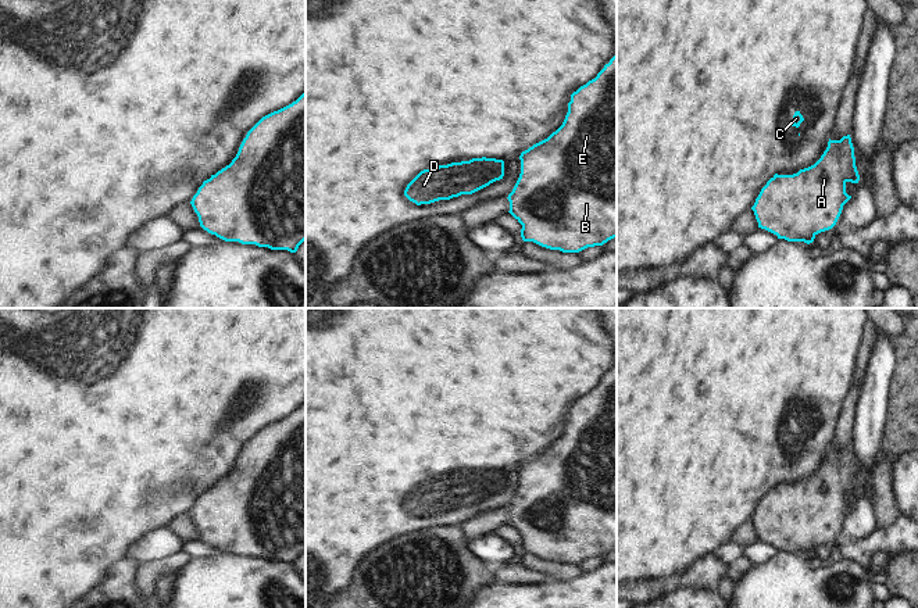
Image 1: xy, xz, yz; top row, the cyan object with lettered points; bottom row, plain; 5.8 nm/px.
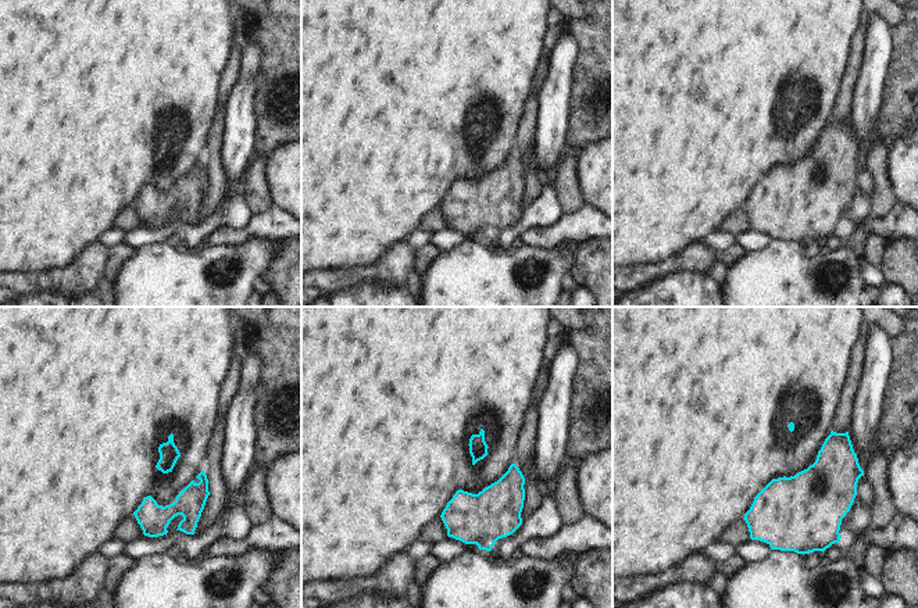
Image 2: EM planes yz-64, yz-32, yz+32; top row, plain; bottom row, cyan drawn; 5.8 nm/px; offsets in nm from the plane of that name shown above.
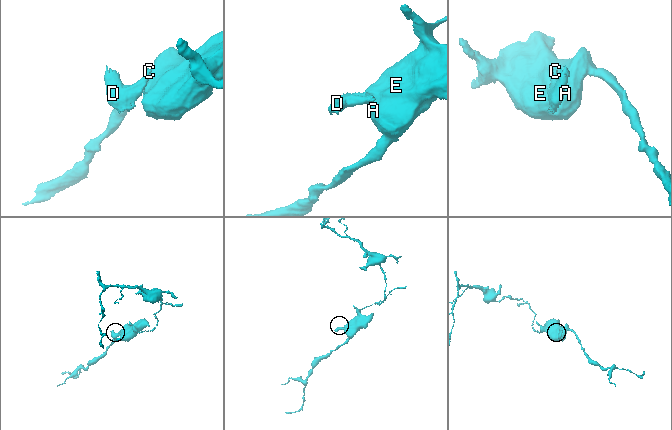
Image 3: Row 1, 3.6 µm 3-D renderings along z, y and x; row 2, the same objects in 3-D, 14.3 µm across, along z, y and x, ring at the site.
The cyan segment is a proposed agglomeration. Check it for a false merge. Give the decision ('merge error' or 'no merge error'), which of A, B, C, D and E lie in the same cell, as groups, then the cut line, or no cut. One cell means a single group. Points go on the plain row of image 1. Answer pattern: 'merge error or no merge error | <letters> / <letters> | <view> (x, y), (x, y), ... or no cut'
merge error | A B E / C D | yz (778, 486), (774, 489)

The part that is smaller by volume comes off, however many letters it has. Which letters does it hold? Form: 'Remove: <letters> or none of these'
Remove: C, D

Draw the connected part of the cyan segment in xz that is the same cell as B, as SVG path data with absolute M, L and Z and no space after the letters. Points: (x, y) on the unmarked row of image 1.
M617 366L594 390L571 405L562 436L522 462L519 471L521 484L507 509L508 523L522 536L524 552L562 564L579 564L617 548Z

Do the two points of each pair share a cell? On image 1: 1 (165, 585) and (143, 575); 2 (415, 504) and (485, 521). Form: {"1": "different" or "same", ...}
{"1": "different", "2": "different"}

